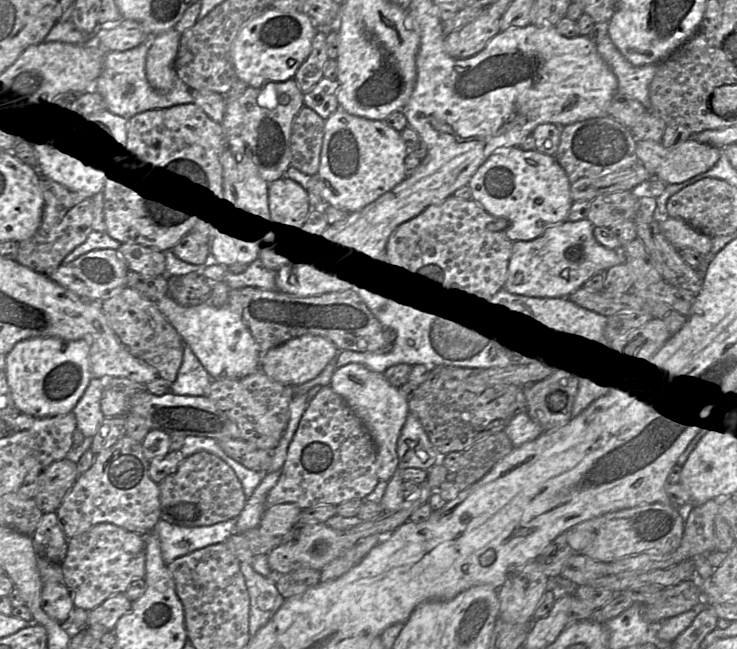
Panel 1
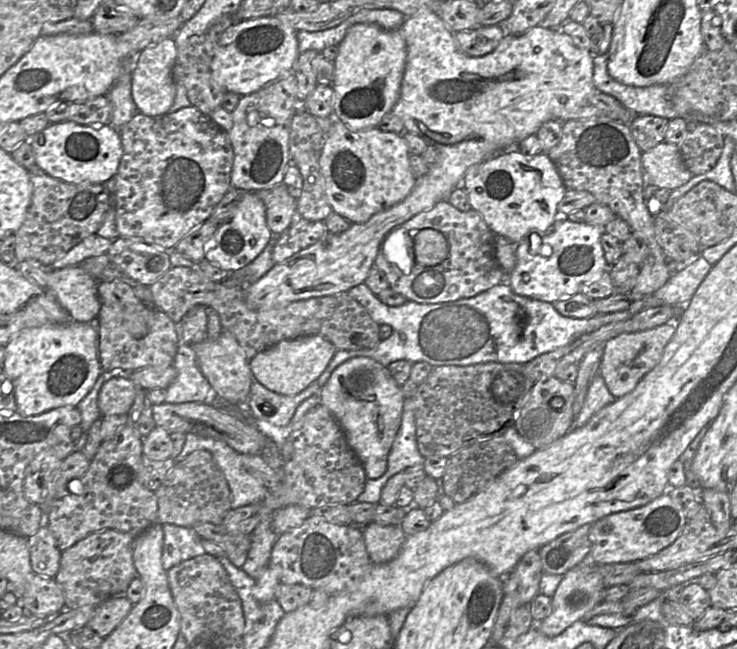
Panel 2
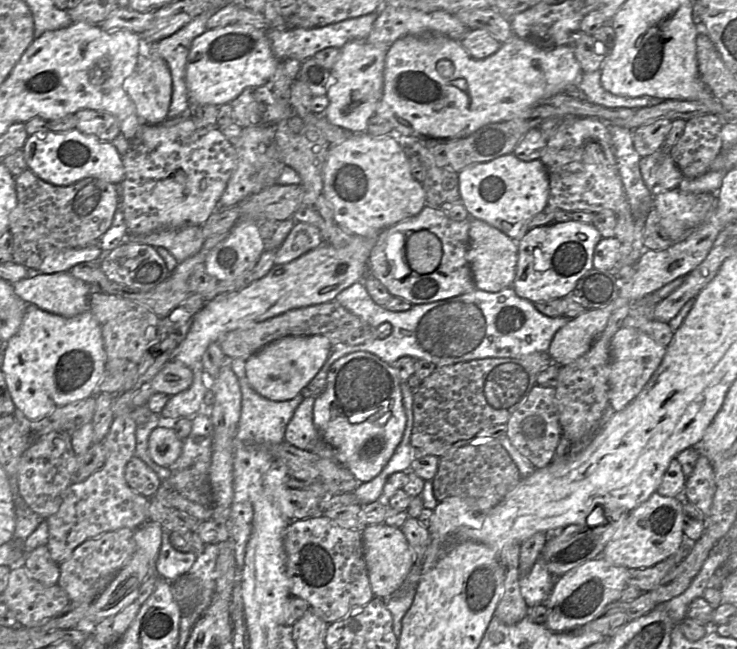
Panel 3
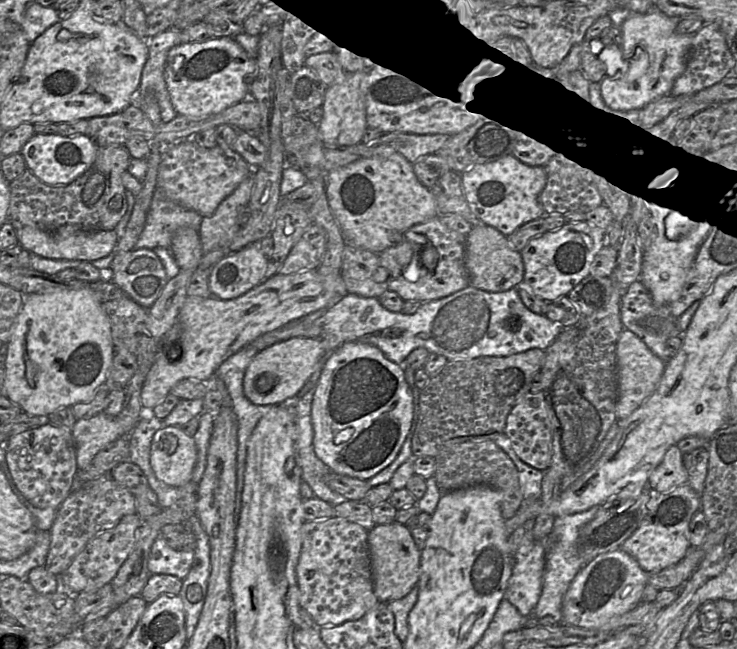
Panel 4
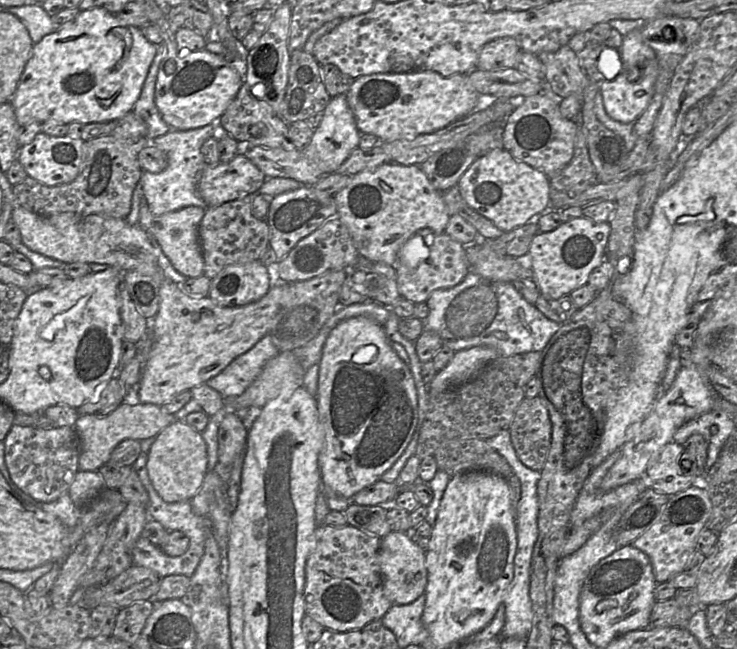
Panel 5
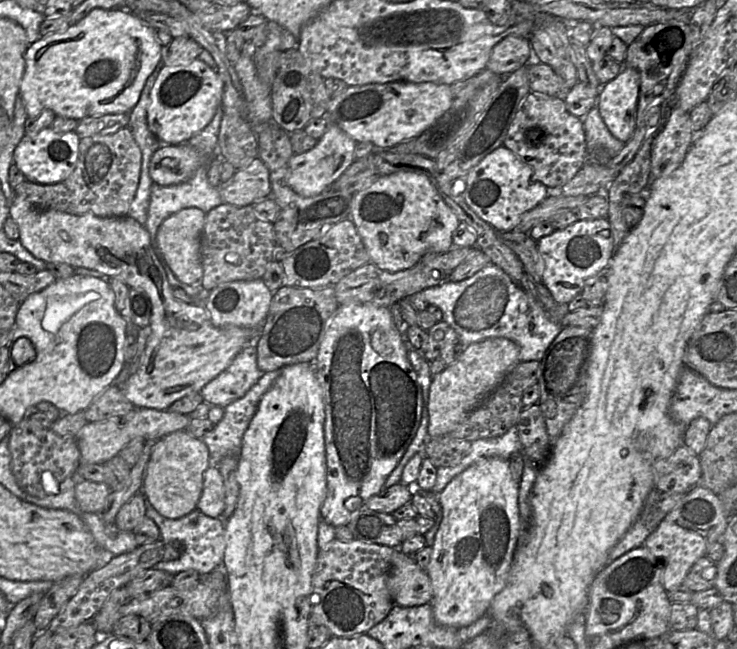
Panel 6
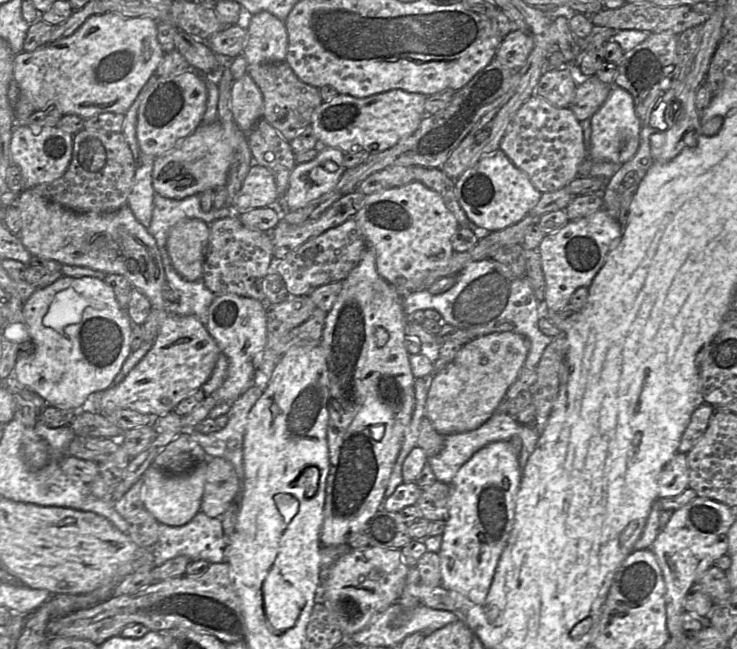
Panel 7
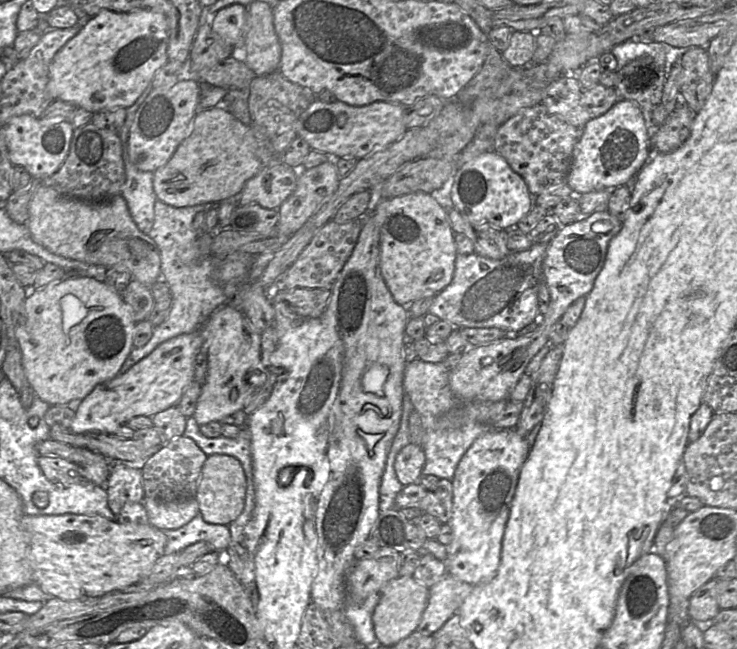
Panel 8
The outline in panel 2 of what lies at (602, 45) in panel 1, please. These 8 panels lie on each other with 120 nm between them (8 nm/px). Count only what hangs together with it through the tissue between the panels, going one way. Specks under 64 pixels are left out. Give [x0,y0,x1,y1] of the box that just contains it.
[593,54,678,120]

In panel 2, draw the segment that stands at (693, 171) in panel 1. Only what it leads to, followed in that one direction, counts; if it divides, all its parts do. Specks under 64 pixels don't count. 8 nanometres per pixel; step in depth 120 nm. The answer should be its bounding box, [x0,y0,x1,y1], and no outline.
[641,141,694,191]

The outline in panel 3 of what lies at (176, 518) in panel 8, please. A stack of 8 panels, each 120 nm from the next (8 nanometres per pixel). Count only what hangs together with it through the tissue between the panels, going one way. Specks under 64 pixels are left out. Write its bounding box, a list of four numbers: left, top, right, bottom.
[149,424,183,468]

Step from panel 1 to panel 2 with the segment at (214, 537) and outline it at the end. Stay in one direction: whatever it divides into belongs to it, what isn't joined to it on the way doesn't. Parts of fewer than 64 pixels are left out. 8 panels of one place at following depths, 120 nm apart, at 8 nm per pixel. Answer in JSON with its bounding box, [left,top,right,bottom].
[162,524,205,571]

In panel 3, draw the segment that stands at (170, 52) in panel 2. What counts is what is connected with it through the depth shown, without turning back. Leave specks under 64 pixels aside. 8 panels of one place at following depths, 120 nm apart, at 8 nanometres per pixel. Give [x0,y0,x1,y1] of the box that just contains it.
[123,56,172,124]

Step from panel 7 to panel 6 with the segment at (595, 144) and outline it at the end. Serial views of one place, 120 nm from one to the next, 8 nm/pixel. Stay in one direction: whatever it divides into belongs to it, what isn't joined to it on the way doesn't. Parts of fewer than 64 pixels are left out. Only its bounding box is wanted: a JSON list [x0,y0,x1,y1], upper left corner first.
[597,66,640,143]

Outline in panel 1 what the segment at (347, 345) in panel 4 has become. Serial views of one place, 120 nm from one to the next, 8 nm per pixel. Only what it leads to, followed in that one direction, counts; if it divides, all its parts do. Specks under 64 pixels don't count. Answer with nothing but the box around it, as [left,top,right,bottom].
[330,363,410,481]

